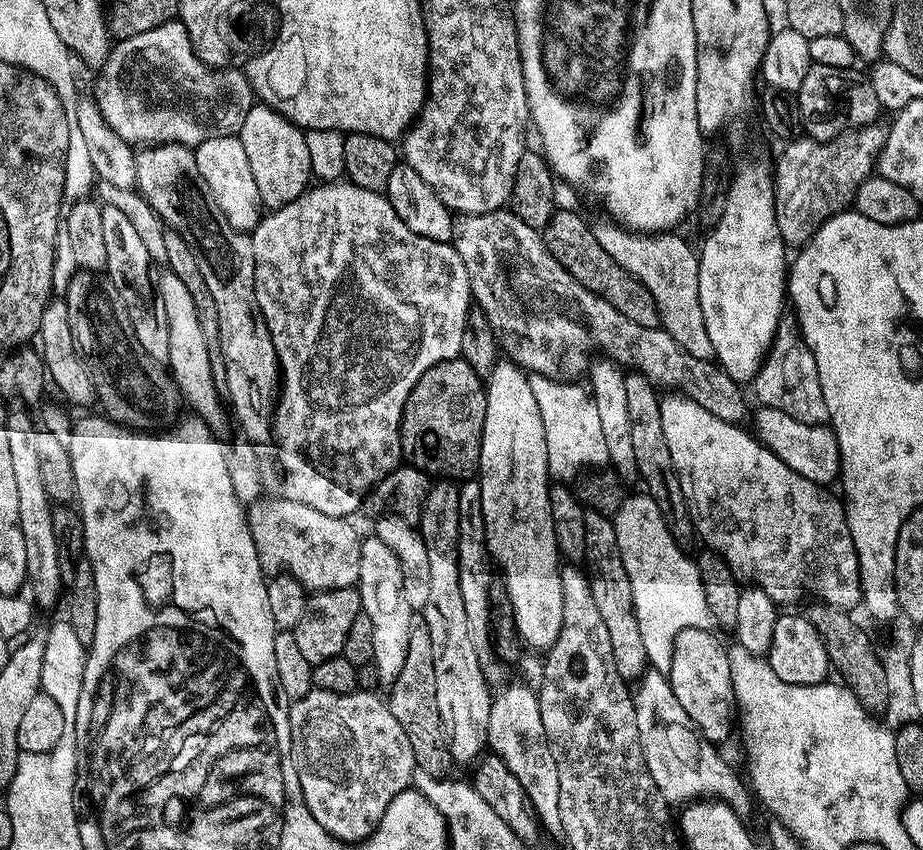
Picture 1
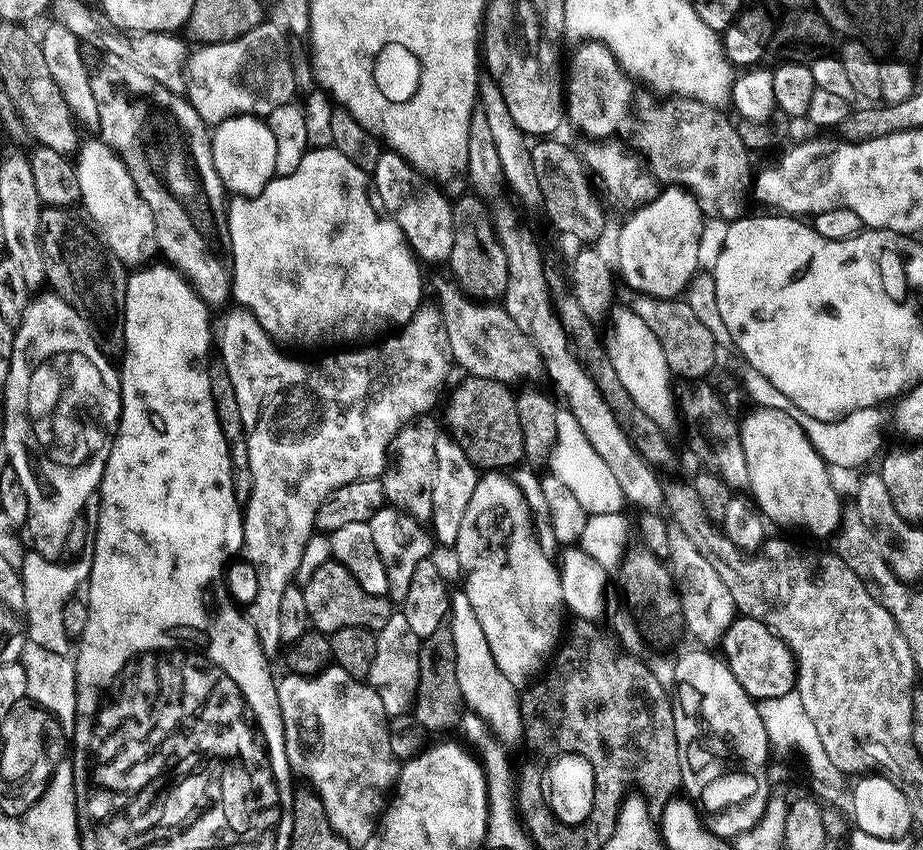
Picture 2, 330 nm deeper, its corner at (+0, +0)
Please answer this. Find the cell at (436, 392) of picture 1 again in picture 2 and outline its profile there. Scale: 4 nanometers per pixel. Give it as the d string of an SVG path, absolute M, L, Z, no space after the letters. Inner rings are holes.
M465 375L463 379L464 381L449 394L448 405L444 408L444 420L448 423L447 431L452 440L462 446L462 454L466 454L466 458L470 458L470 462L475 464L477 469L498 470L506 467L506 464L519 465L525 457L522 425L518 420L518 406L513 389L490 378Z

